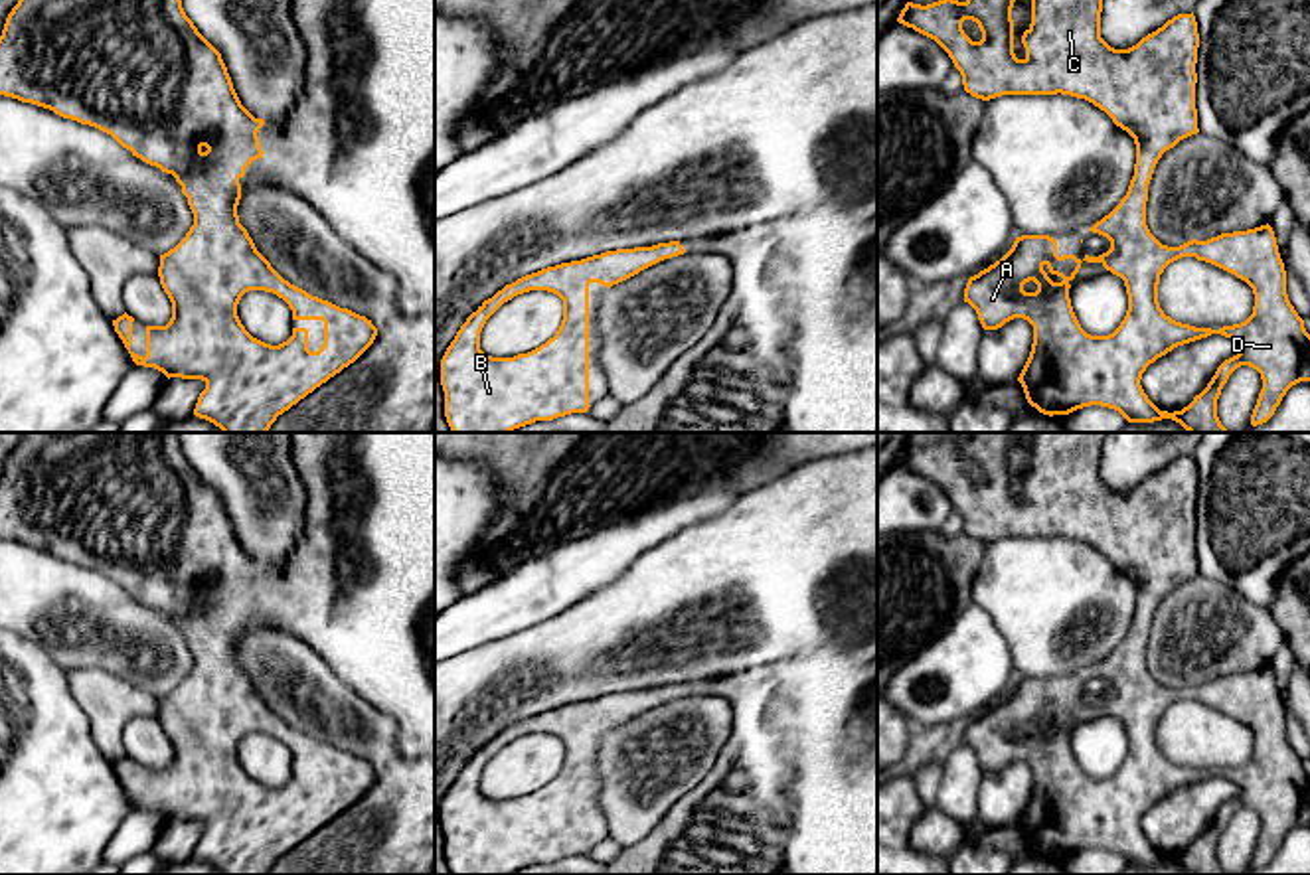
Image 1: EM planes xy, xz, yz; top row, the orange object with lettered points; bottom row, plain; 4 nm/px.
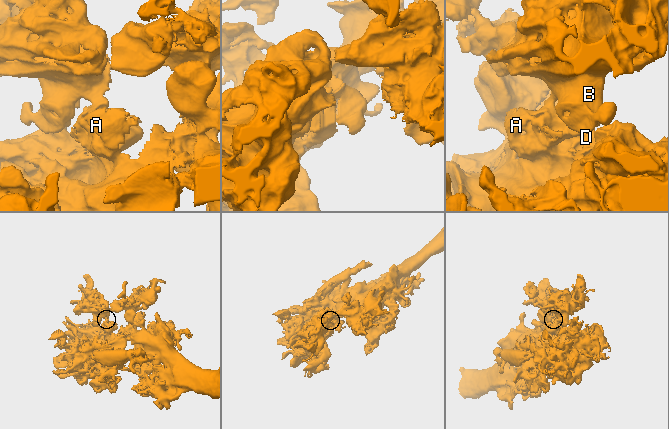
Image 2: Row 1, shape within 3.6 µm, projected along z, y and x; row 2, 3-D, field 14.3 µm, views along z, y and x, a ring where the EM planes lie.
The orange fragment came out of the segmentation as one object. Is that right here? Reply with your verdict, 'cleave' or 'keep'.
keep

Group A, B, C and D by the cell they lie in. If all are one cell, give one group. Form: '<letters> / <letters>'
A B C D

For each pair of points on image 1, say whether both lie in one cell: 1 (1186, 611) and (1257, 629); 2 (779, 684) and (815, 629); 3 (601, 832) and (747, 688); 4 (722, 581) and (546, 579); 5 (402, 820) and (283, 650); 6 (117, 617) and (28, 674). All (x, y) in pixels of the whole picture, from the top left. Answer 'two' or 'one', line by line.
1: one
2: two
3: one
4: two
5: one
6: two

